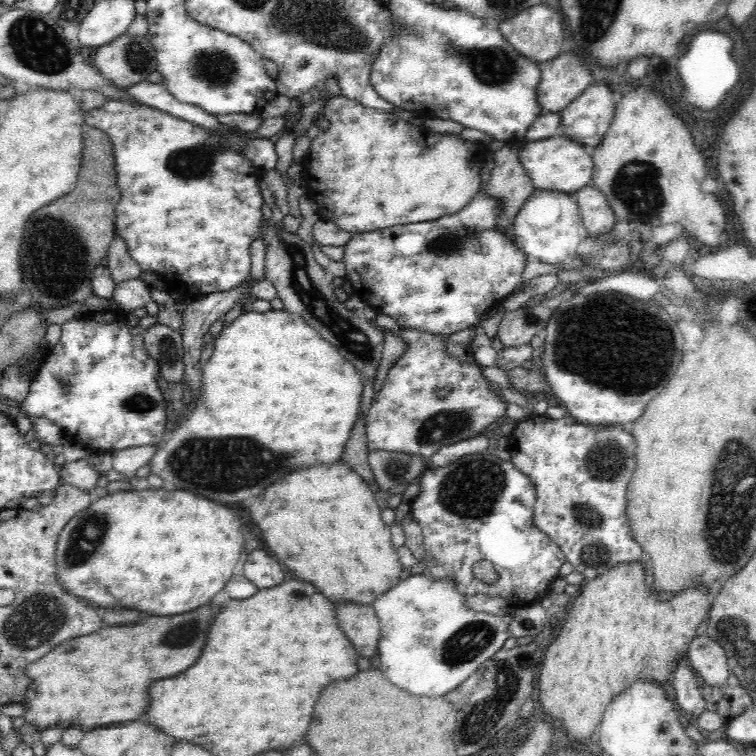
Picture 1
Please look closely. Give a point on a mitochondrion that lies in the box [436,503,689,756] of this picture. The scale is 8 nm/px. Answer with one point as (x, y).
(479, 723)

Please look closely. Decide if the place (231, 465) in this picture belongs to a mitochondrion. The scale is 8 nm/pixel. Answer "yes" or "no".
yes

